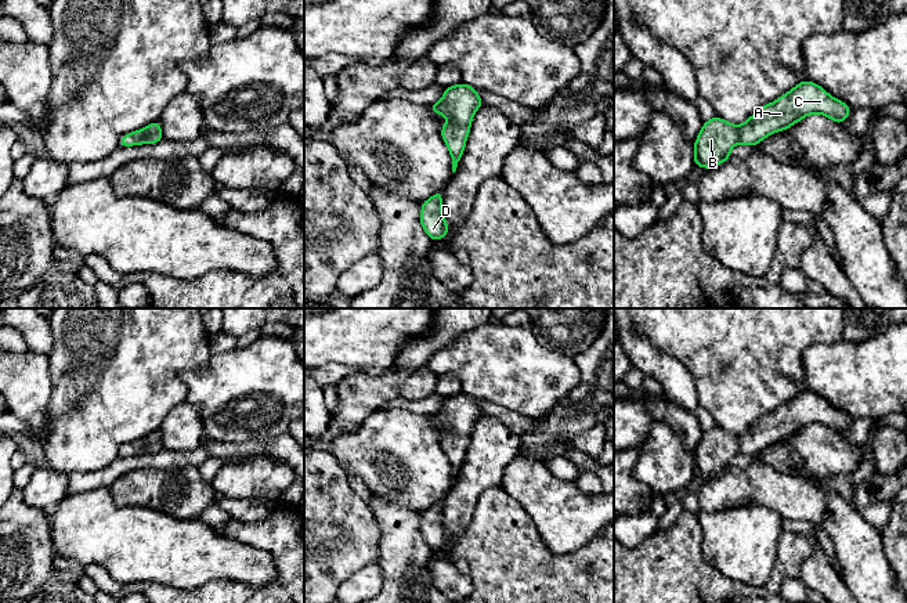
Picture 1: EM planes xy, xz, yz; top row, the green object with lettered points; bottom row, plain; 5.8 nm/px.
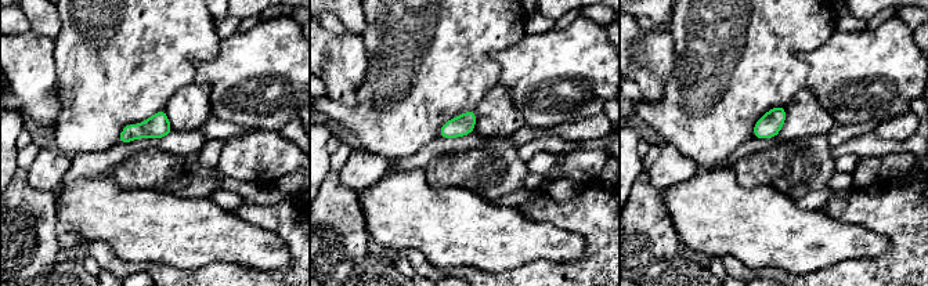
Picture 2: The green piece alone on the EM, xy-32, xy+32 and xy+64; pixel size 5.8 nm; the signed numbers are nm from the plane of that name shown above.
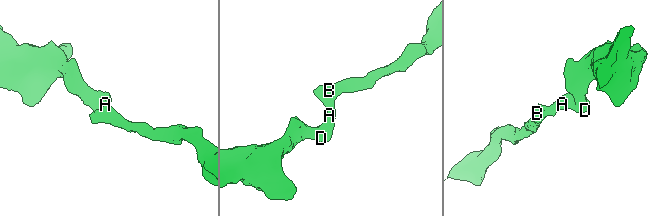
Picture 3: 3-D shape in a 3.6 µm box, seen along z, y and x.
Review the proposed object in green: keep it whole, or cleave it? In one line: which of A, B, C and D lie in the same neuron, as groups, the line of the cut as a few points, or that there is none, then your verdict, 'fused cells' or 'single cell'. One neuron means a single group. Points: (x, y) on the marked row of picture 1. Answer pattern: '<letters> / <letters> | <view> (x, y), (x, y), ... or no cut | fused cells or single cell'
A B C D | no cut | single cell

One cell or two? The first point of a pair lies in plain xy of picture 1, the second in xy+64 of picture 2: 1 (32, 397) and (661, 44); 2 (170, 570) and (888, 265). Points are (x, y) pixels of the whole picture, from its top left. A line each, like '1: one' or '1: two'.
1: one
2: two

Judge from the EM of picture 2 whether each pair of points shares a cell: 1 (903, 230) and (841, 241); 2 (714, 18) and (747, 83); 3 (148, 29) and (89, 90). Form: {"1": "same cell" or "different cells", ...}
{"1": "different cells", "2": "same cell", "3": "same cell"}

